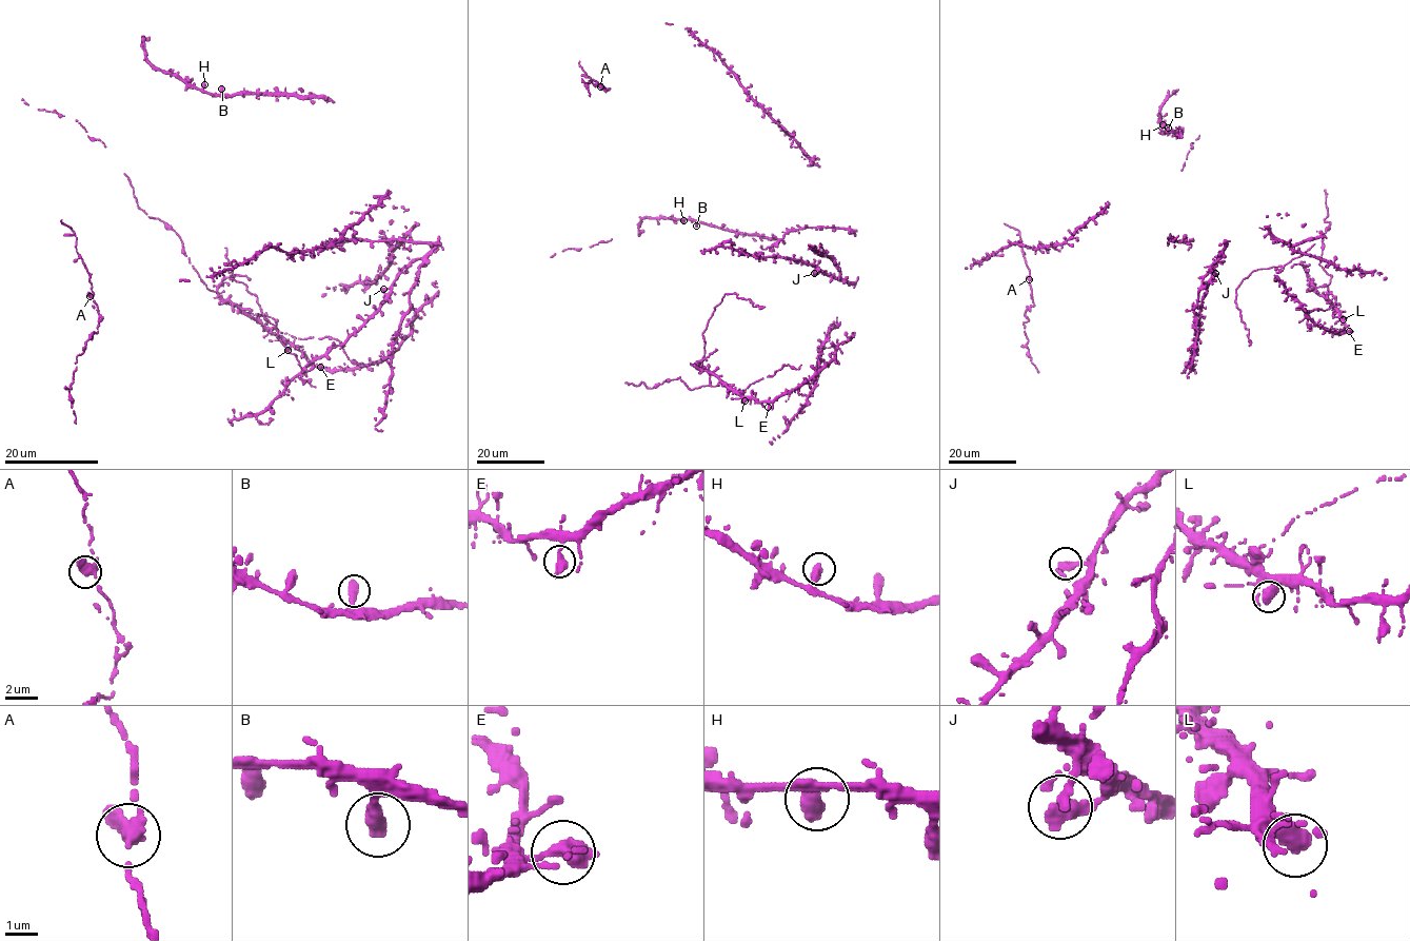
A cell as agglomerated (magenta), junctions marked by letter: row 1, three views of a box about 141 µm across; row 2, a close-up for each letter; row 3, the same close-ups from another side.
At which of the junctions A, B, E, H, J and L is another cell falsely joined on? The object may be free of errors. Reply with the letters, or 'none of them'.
none of them

